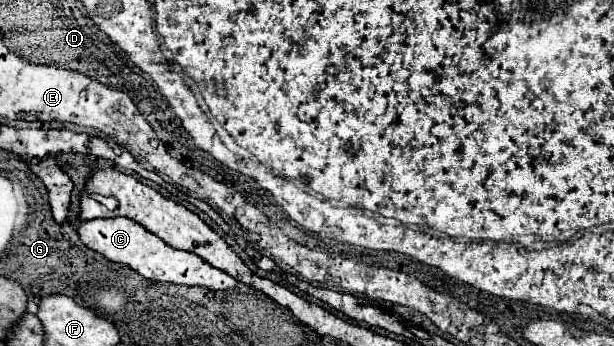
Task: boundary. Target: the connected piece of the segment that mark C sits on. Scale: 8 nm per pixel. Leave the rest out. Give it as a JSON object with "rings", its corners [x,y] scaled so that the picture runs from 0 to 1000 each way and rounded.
{"rings":[[[182,627],[182,633],[150,633],[137,639],[127,662],[130,691],[140,714],[166,731],[173,749],[208,766],[212,777],[225,783],[231,801],[264,818],[283,818],[283,824],[306,824],[306,829],[332,829],[339,841],[368,841],[381,835],[388,818],[365,783],[339,766],[329,743],[309,725],[290,725],[270,708],[261,685],[235,662],[215,633],[202,627]]]}

